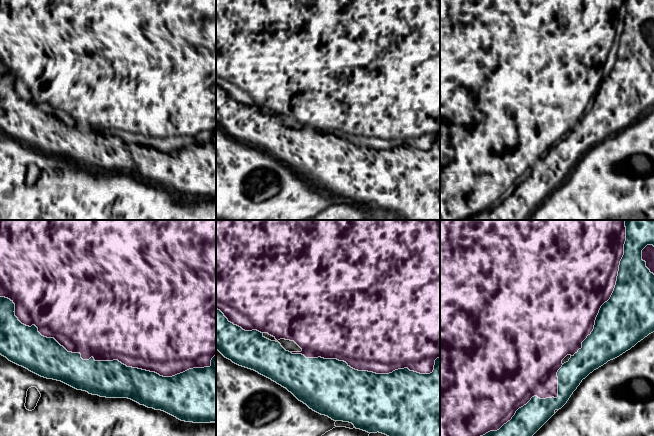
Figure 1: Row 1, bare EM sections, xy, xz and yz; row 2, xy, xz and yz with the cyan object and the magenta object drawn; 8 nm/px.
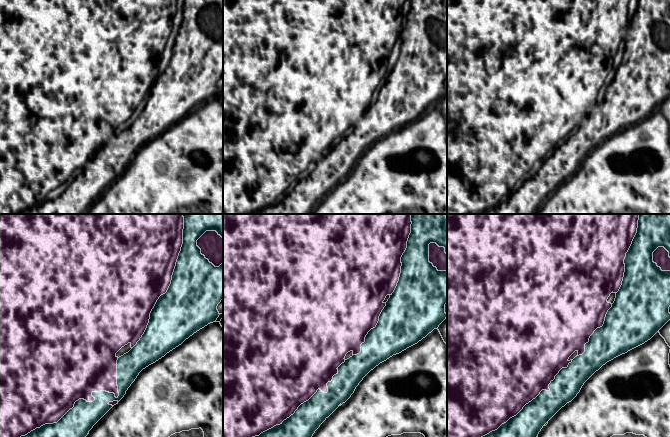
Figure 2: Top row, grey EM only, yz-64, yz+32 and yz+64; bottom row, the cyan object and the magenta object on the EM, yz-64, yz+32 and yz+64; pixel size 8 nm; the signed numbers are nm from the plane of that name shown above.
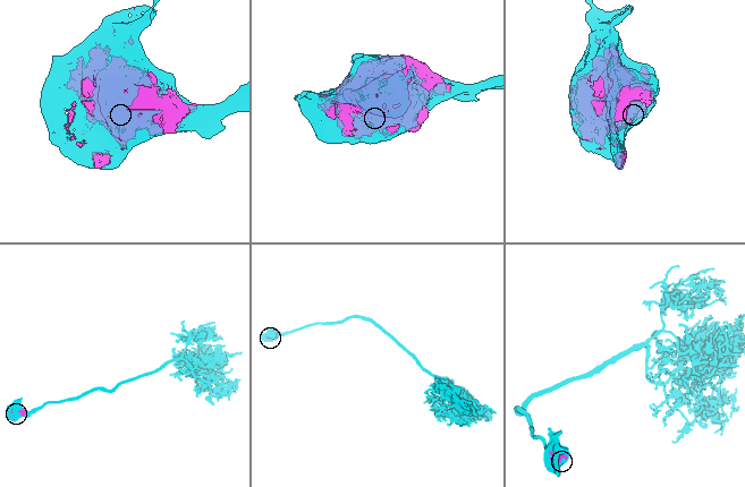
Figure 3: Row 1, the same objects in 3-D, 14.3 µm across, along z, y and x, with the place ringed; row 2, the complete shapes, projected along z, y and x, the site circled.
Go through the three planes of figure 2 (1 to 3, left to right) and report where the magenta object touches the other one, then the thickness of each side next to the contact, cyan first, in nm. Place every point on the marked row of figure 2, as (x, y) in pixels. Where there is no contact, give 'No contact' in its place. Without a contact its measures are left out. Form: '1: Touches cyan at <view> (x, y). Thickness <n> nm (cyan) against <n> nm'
1: Touches cyan at yz-64 (91, 402). Thickness 240 nm (cyan) against 380 nm
2: Touches cyan at yz+32 (306, 401). Thickness 220 nm (cyan) against 500 nm
3: Touches cyan at yz+64 (532, 400). Thickness 220 nm (cyan) against 500 nm

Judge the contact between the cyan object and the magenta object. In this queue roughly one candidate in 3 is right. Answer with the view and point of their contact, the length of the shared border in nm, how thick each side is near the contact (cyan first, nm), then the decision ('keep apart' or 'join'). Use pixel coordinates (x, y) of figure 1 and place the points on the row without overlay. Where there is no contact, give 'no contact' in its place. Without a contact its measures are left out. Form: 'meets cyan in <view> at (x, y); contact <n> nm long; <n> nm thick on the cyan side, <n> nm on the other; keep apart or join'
meets cyan in xy at (103, 137); contact 1800 nm long; 300 nm thick on the cyan side, 480 nm on the other; join

